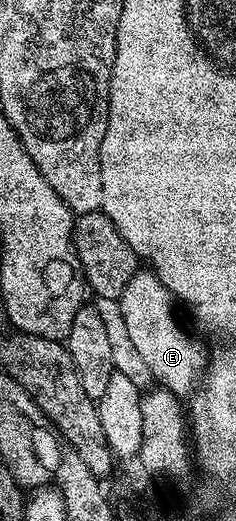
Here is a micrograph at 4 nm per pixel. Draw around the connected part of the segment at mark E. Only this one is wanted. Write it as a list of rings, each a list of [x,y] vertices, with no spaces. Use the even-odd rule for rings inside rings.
[[[141,268],[131,276],[127,288],[119,299],[124,323],[132,344],[139,351],[144,363],[148,365],[154,383],[158,387],[170,390],[178,398],[185,400],[197,389],[206,369],[207,353],[200,337],[192,338],[181,327],[177,314],[173,311],[175,299],[173,293],[159,280],[152,269]]]

